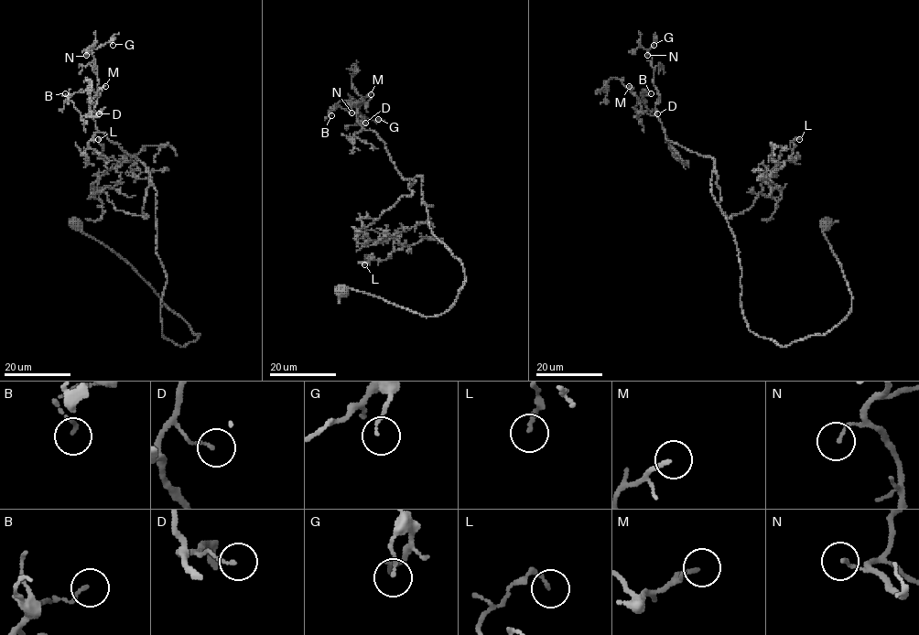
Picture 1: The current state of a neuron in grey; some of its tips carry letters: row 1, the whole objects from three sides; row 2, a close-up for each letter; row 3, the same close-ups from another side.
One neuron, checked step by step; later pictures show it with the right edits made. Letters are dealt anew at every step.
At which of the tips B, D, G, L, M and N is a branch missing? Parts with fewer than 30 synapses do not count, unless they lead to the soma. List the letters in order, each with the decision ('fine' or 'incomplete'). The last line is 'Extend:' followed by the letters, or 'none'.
B: fine
D: fine
G: fine
L: fine
M: incomplete
N: fine
Extend: M

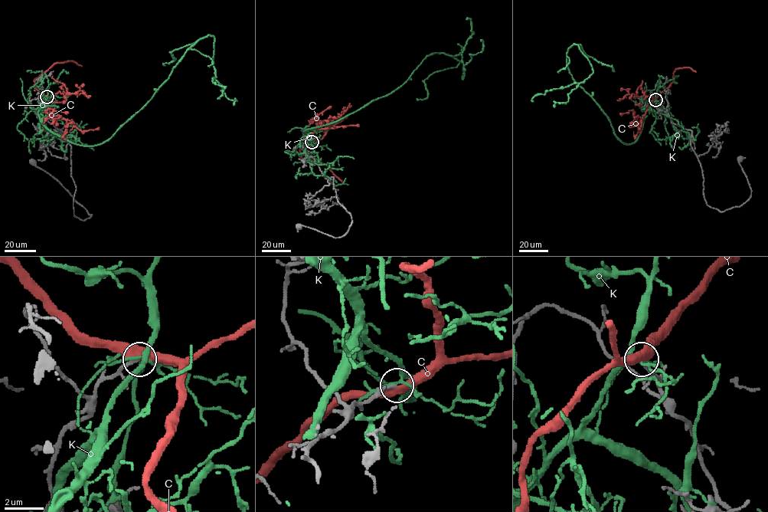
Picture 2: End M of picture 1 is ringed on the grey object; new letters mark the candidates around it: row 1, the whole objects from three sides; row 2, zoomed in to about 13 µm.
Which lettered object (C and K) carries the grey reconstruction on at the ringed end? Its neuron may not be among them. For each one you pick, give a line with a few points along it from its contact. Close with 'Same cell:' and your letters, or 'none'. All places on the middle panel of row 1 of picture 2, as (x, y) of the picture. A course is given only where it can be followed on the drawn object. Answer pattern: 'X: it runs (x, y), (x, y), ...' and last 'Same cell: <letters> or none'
Same cell: none

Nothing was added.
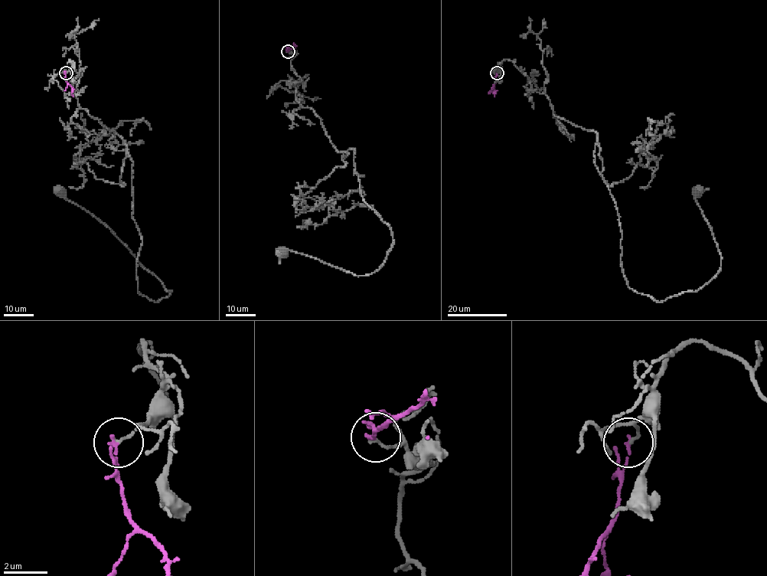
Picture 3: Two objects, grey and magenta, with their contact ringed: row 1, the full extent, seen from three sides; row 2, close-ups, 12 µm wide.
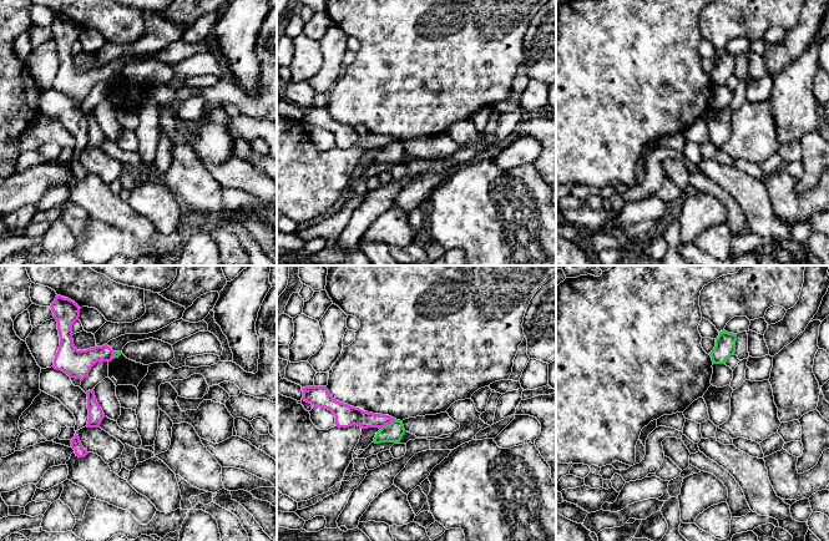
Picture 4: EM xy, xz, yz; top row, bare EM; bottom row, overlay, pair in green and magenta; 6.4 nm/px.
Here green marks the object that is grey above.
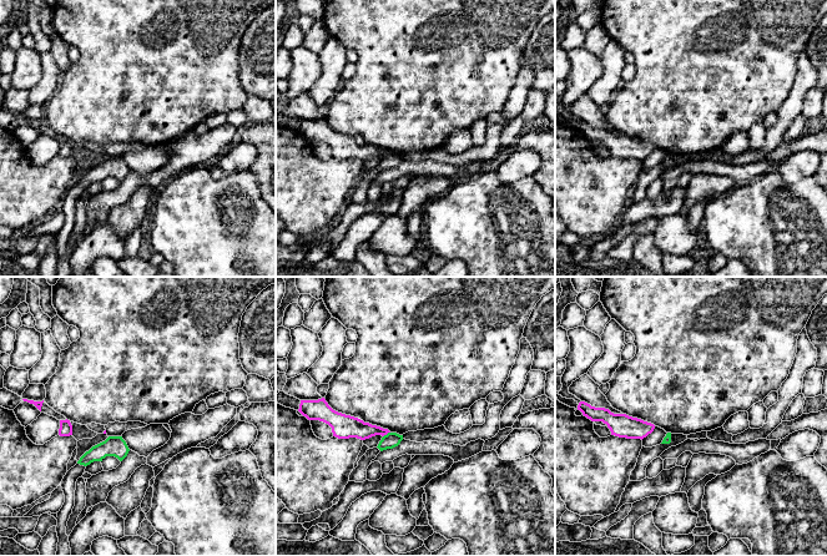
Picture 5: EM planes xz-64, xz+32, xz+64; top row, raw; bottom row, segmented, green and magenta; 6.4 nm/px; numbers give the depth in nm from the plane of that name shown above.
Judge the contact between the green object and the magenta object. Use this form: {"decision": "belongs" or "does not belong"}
{"decision": "does not belong"}

